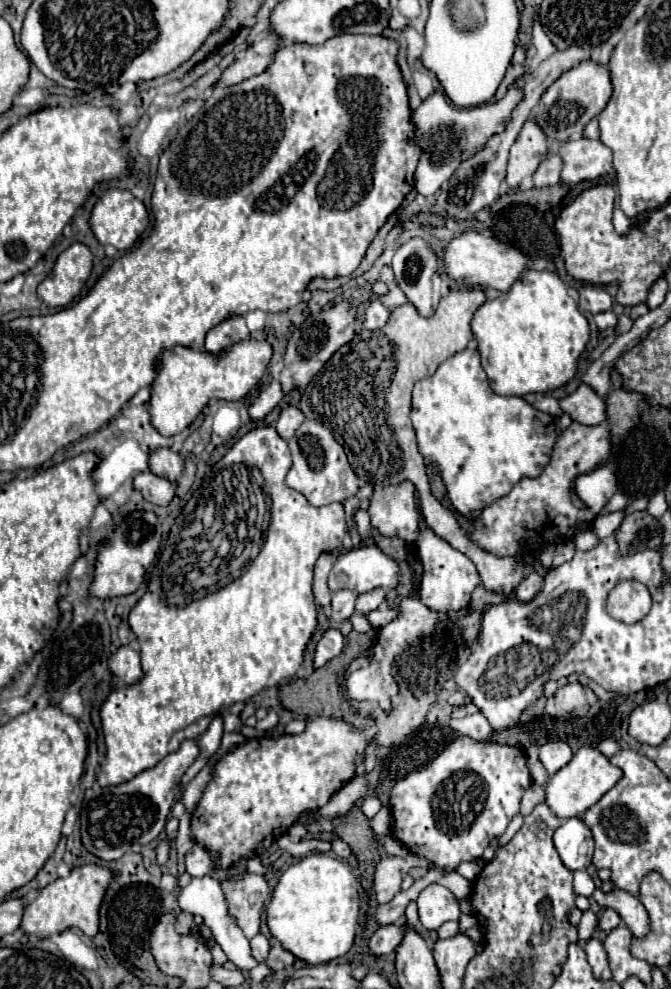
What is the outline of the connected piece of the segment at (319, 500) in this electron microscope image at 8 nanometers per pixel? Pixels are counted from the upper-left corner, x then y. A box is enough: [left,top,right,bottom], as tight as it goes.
[286,420,358,506]

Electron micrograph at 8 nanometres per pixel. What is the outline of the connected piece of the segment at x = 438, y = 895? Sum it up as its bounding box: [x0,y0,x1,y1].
[418,884,460,930]

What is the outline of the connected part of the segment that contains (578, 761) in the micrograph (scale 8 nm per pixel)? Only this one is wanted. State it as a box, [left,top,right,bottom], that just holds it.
[546,746,622,818]

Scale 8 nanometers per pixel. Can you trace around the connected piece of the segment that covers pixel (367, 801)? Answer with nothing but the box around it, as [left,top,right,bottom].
[362,794,382,818]

